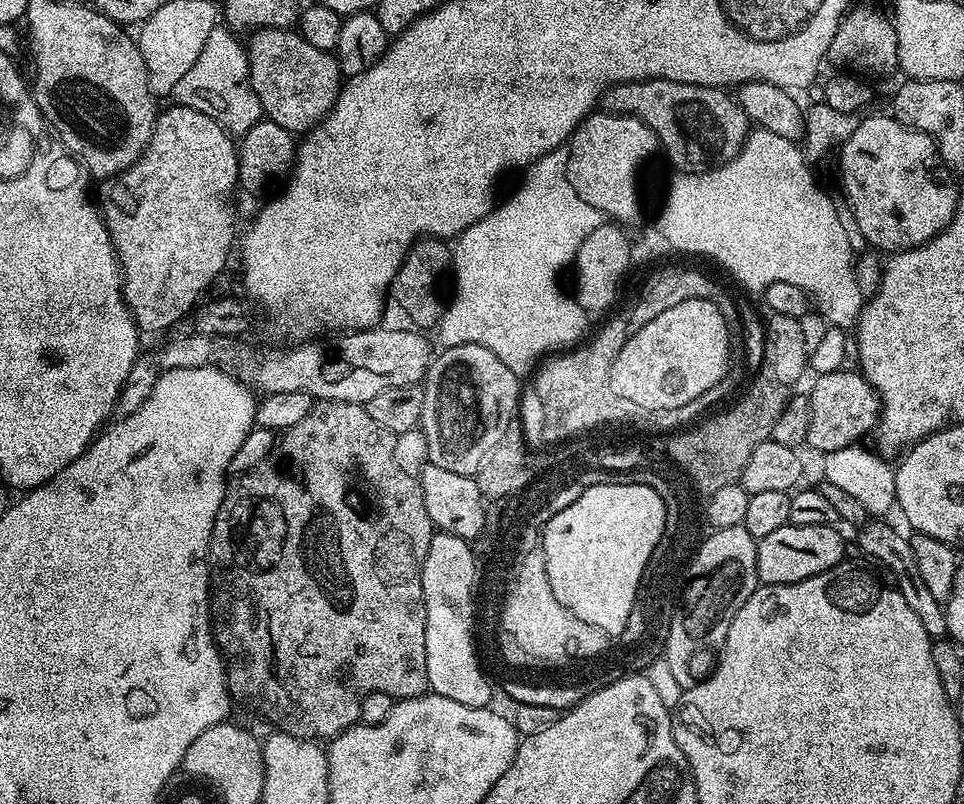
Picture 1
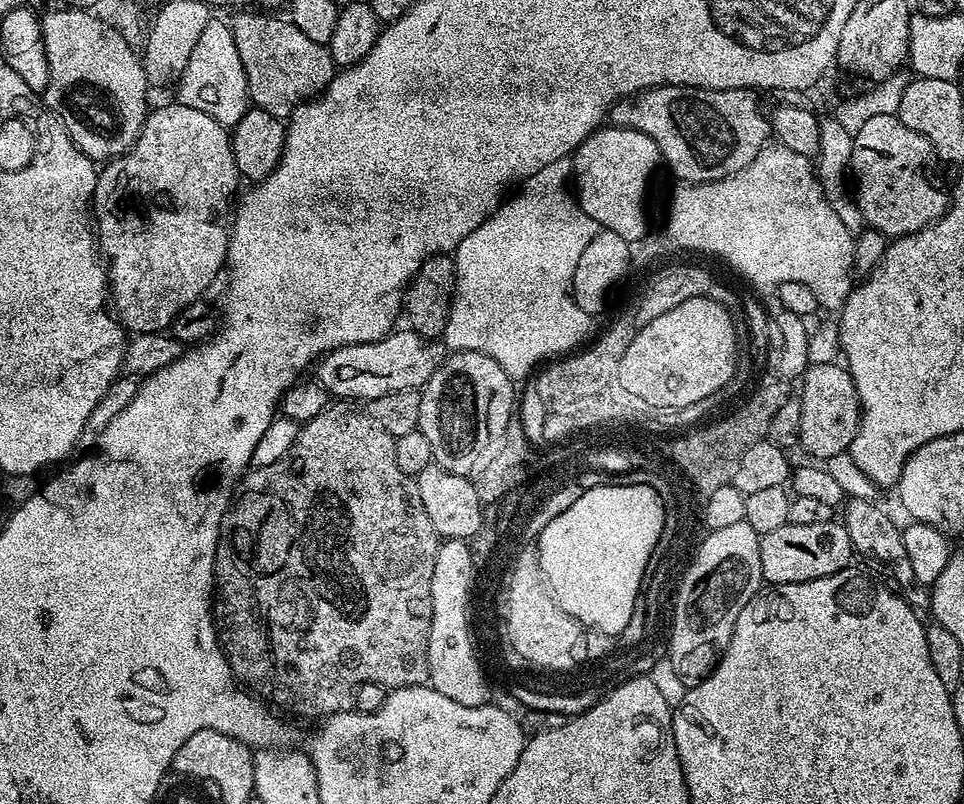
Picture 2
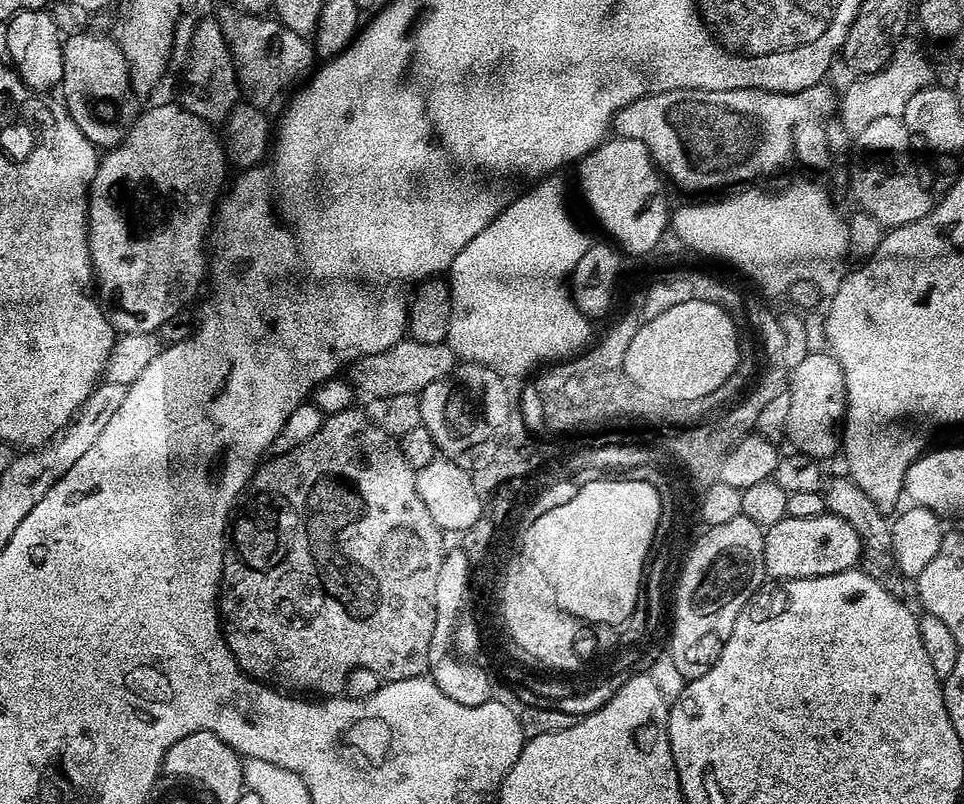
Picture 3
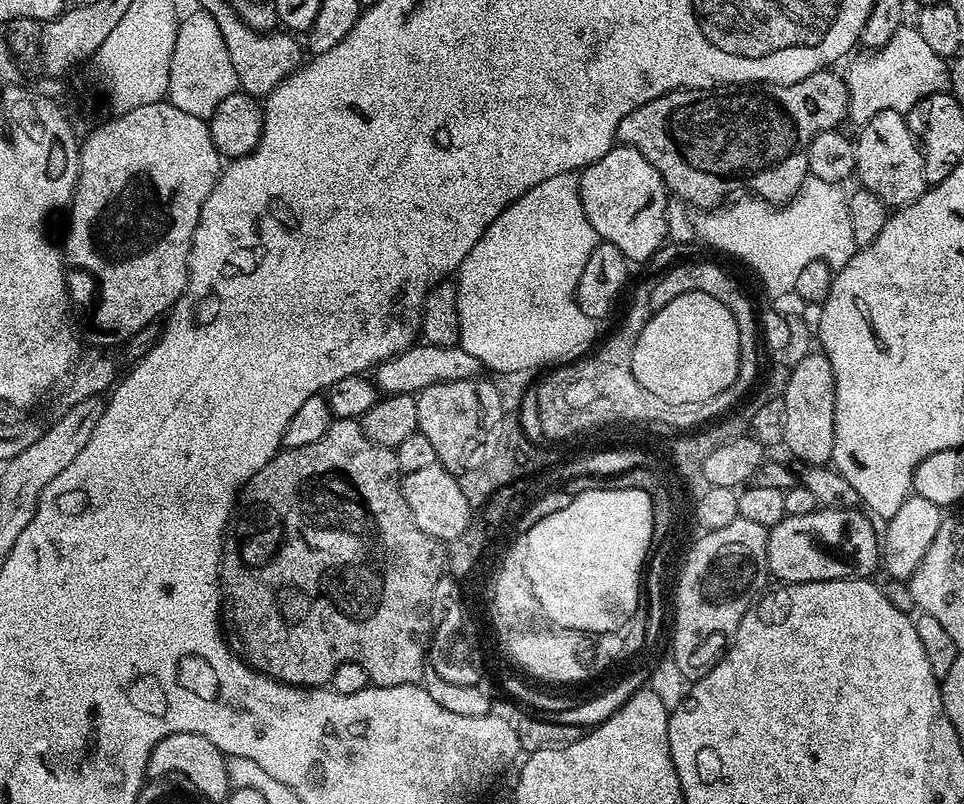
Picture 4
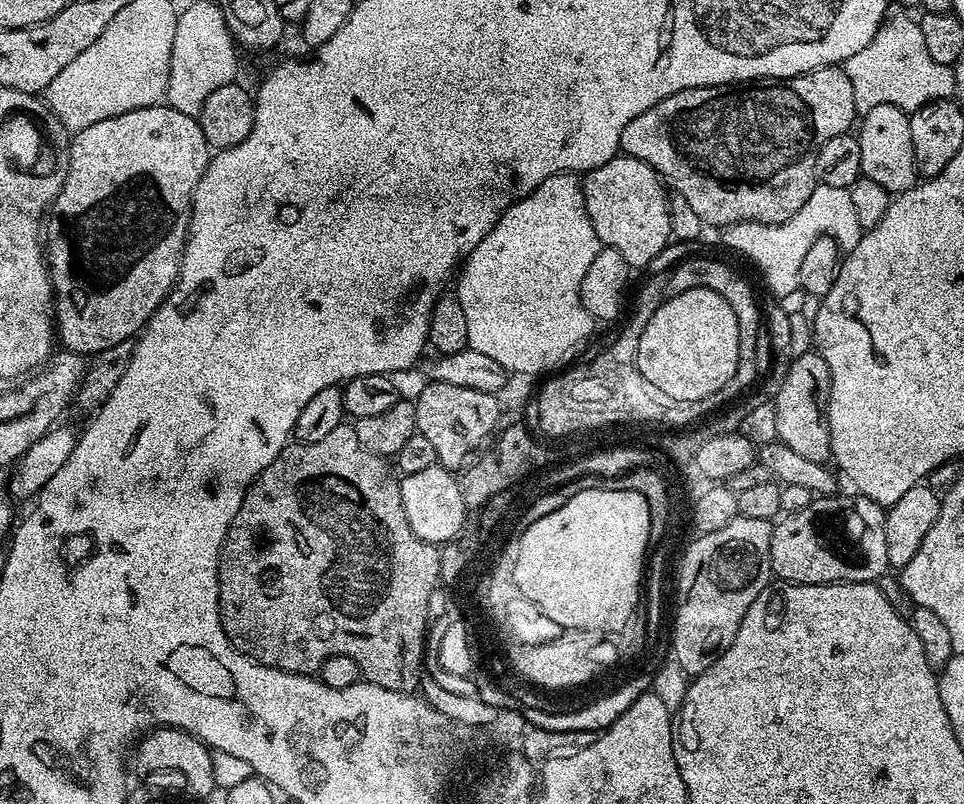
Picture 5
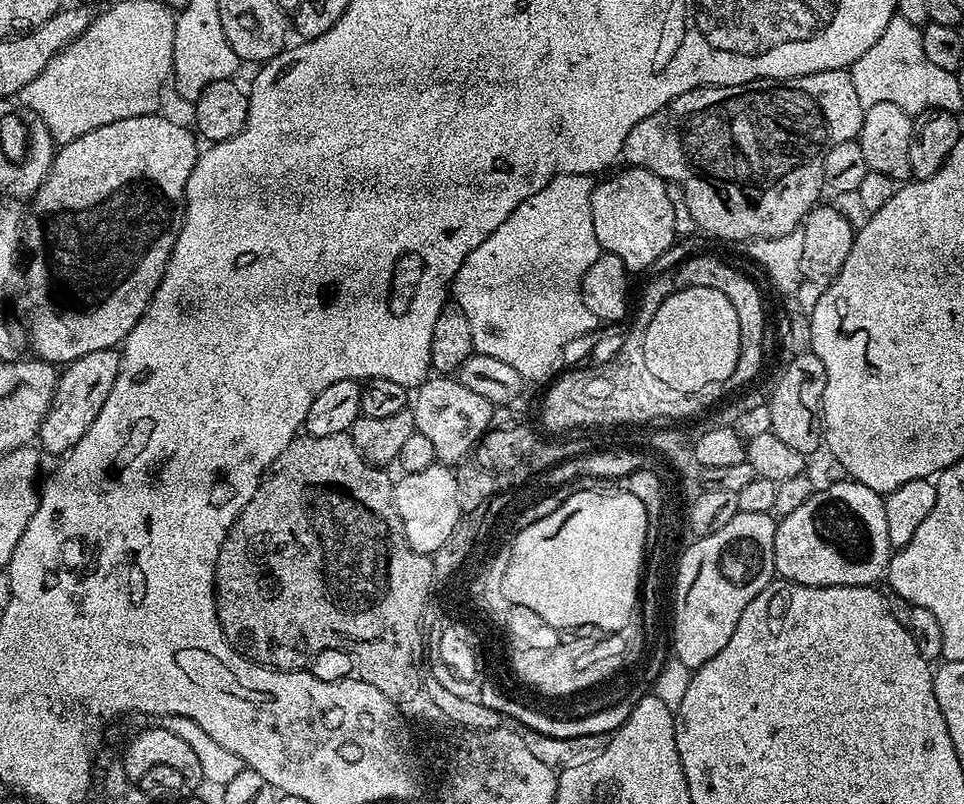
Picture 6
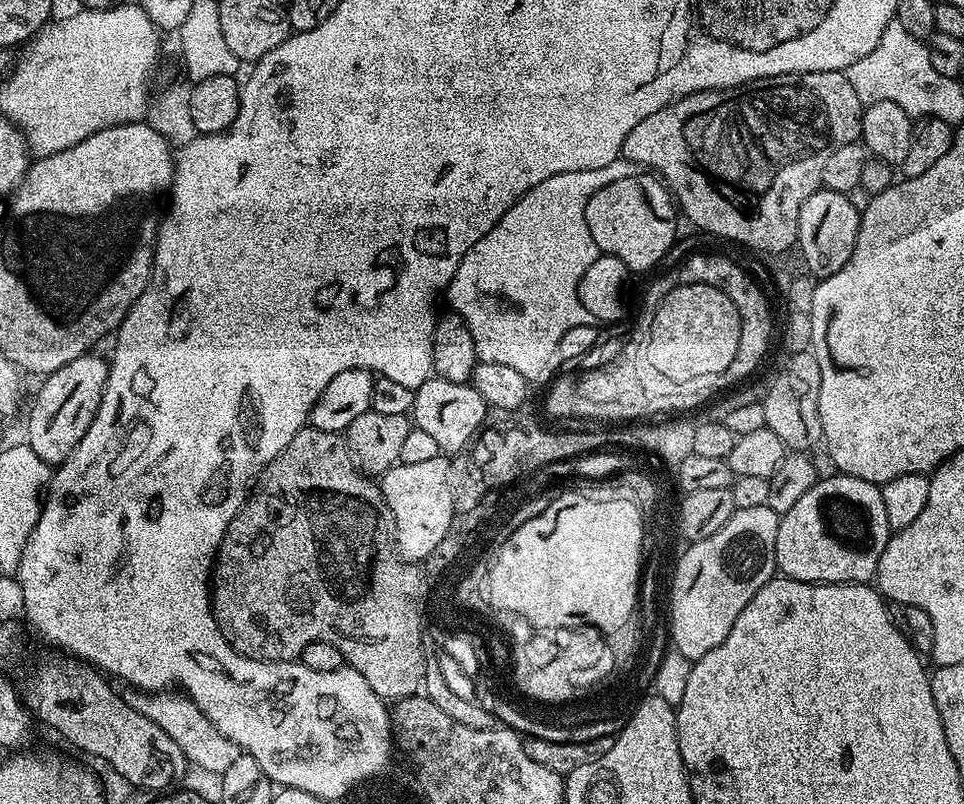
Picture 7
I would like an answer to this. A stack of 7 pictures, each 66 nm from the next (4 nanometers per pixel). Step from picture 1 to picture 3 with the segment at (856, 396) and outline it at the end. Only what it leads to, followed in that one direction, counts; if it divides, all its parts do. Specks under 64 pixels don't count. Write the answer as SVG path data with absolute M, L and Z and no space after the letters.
M809 352L798 366L790 370L788 377L789 413L786 419L787 443L797 453L809 456L817 462L824 462L827 456L837 455L842 444L842 421L848 411L846 382L842 366L831 352Z

